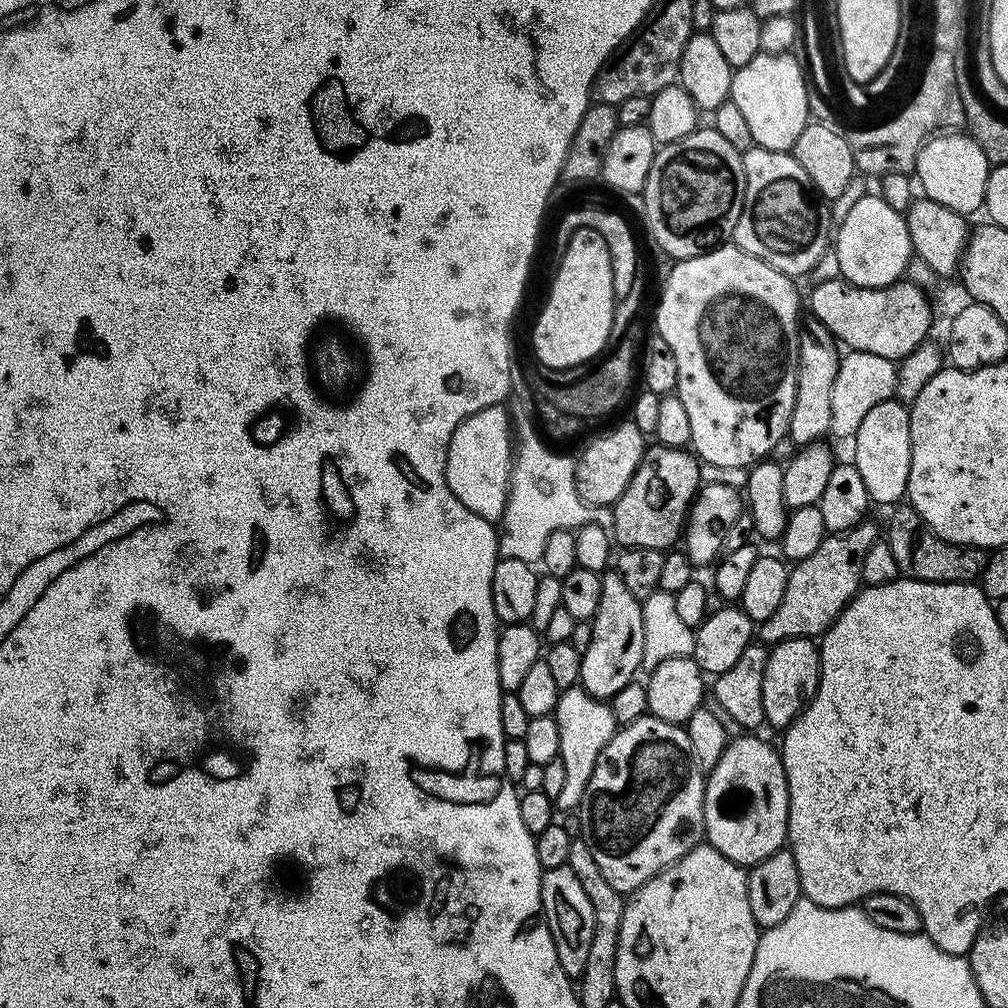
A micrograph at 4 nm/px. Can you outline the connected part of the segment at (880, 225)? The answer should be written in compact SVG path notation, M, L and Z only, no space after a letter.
M867 194L860 202L851 207L844 221L838 224L834 232L834 252L836 248L836 264L840 267L839 275L852 284L863 288L885 288L897 283L900 276L908 268L908 259L913 259L912 243L908 233L908 221L898 211L884 201L879 194Z

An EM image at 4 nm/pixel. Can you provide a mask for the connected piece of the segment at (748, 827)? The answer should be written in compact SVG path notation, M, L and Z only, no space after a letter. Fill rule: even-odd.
M740 734L737 738L729 739L726 750L722 754L722 758L718 758L718 762L714 766L714 770L707 773L704 781L704 835L707 843L713 848L719 850L723 856L730 858L730 862L741 866L751 866L762 862L762 858L770 858L770 854L774 854L779 848L785 847L788 839L788 783L786 782L786 774L784 773L784 762L779 751L776 752L764 740L759 740L756 734Z

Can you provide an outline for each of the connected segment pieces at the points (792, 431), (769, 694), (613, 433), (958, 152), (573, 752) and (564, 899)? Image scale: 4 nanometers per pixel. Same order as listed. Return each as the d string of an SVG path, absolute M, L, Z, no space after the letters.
M808 318L801 323L798 394L794 398L794 414L790 414L788 427L788 436L796 446L823 441L830 433L830 402L842 357L840 352L836 353L836 348L836 337L830 334L830 330L826 330L826 326L822 326L822 322Z
M790 638L771 645L770 658L766 662L766 674L762 674L762 710L765 721L779 730L789 724L804 711L820 681L820 649L812 638Z
M631 422L620 424L601 436L596 436L584 448L580 460L575 461L576 489L582 499L589 506L612 506L630 486L630 478L638 470L646 451L645 433L638 430L638 426Z
M936 134L925 140L920 148L914 176L919 187L920 184L924 187L923 195L927 199L961 214L979 213L984 206L989 167L986 154L971 135Z
M581 686L565 688L561 691L554 715L560 739L558 758L566 766L566 782L562 785L562 791L554 804L561 813L566 813L579 809L580 803L584 800L586 786L590 782L590 774L594 774L598 754L602 754L606 742L610 742L618 725L612 713L611 703L592 697Z
M568 863L541 871L540 893L544 920L554 938L554 950L558 950L558 962L562 962L562 970L566 970L568 976L578 978L586 970L586 958L590 958L590 946L594 942L596 929L590 897L586 895L586 890L582 890L582 882L578 882Z

